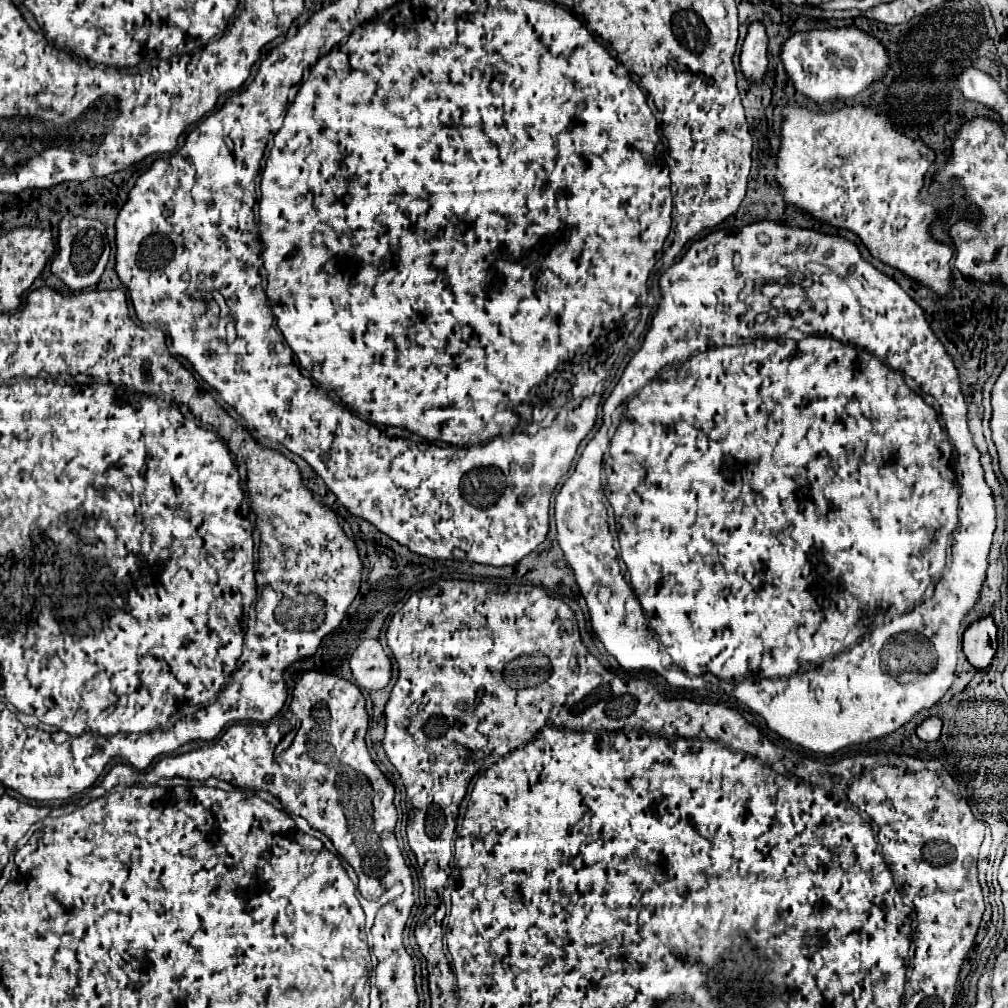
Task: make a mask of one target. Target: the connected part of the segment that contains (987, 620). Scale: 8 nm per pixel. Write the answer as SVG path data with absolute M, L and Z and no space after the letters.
M991 616L979 618L969 624L963 632L963 652L975 668L985 668L991 664L997 652L997 626Z

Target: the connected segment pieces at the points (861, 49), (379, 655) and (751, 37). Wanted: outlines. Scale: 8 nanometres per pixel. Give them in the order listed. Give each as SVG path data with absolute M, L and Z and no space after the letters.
M859 28L837 30L811 30L793 34L781 52L781 60L789 78L795 82L795 90L809 96L817 104L831 102L833 98L851 98L857 92L871 86L877 78L885 76L889 68L889 56L877 38L865 34Z
M363 640L351 658L351 674L363 690L383 690L391 680L391 660L379 640Z
M759 20L749 26L747 38L743 42L741 70L749 80L761 80L767 70L767 32Z

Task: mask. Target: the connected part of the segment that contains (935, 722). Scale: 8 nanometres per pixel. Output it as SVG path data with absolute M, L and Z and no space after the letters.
M925 718L919 726L917 726L917 736L925 742L933 742L939 738L941 734L941 720L939 718Z

